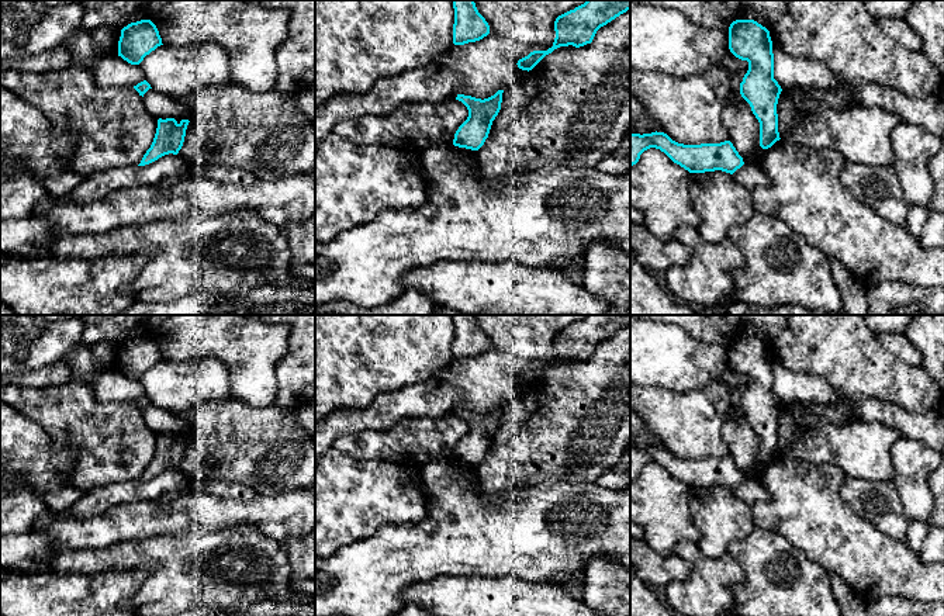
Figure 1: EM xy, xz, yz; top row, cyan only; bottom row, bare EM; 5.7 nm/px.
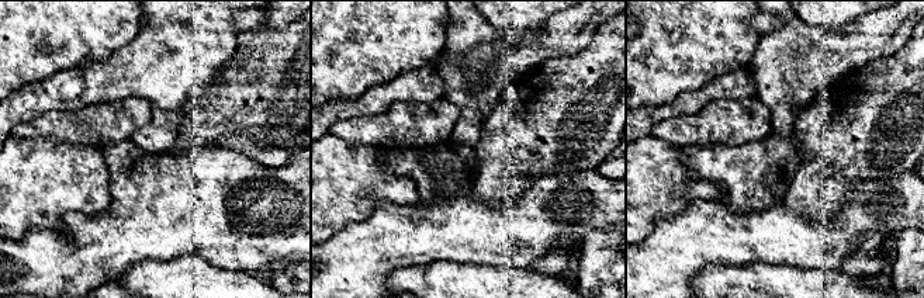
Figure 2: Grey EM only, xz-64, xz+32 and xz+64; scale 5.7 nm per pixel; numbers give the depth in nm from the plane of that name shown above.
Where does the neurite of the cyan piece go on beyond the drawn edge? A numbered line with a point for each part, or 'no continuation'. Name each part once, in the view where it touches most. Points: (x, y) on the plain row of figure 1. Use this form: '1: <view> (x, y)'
no continuation

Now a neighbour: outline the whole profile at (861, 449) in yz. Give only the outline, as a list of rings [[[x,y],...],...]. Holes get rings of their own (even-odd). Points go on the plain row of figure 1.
[[[781,406],[777,429],[781,454],[813,464],[831,464],[846,477],[867,481],[891,481],[895,474],[892,447],[900,433],[881,422],[857,419],[838,426]]]

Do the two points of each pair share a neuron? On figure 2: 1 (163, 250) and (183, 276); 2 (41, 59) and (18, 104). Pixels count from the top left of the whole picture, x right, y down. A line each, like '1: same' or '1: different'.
1: different
2: different

